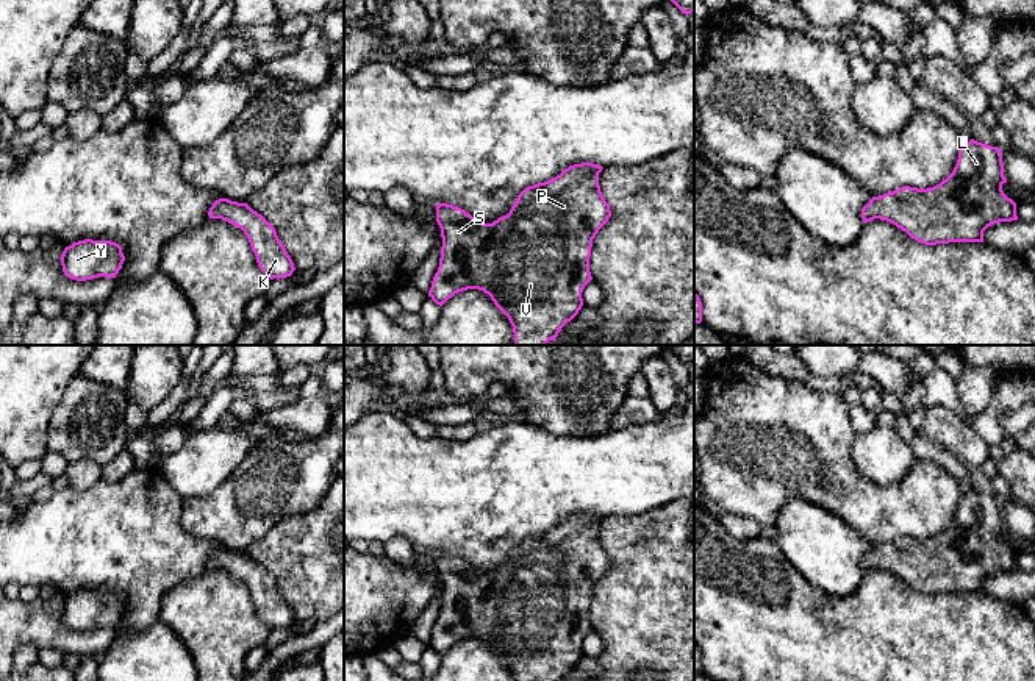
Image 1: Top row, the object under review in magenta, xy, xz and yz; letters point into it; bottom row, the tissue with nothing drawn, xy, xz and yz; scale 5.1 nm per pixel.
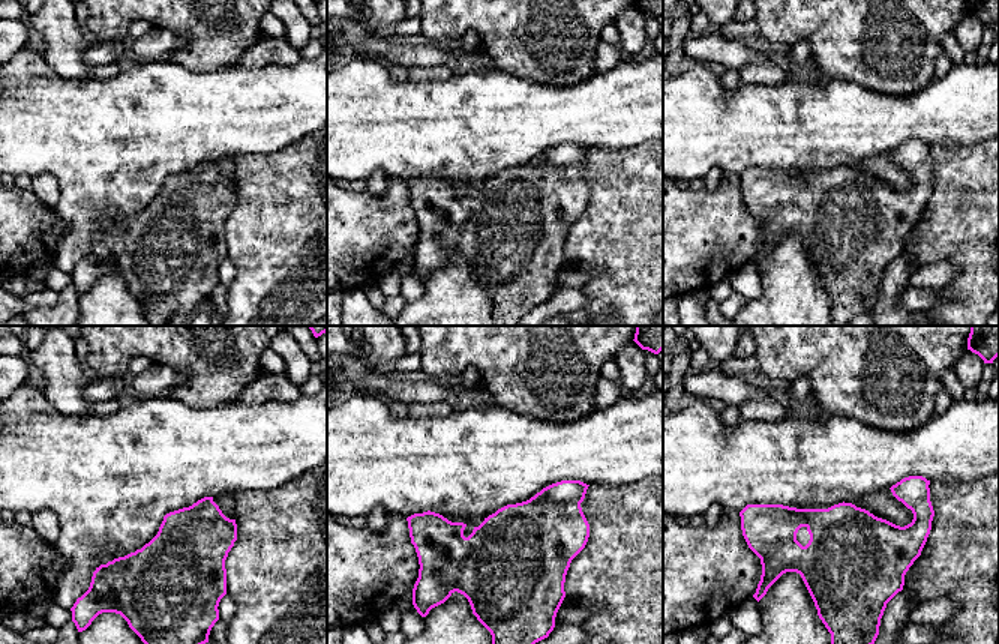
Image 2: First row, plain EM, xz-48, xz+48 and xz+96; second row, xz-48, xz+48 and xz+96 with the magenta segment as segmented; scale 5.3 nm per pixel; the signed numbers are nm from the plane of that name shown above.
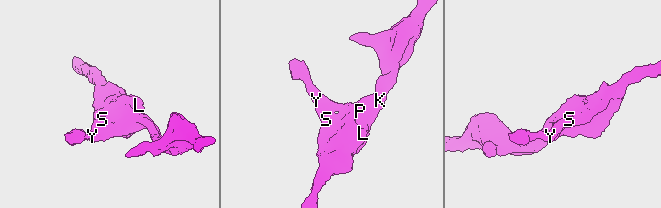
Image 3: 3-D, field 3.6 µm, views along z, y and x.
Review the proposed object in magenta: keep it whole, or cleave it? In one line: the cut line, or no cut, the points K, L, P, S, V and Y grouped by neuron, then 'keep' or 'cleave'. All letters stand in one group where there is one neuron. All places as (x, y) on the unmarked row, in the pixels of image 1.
no cut; K L P S V Y; keep

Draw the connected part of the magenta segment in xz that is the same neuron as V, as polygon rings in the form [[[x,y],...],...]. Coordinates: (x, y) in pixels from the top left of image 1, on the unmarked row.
[[[593,512],[569,515],[555,528],[525,537],[510,562],[492,573],[478,572],[458,556],[436,554],[442,597],[428,647],[442,656],[458,642],[478,639],[508,667],[513,681],[561,681],[583,656],[582,642],[593,629],[593,589],[611,567],[599,536],[602,519]]]

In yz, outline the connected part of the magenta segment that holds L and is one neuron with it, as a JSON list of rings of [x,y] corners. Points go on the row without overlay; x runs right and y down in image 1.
[[[971,489],[960,494],[958,509],[952,523],[940,534],[927,539],[904,536],[897,540],[872,547],[861,559],[863,572],[886,570],[911,589],[926,594],[983,592],[983,581],[999,572],[1018,570],[1016,553],[1008,548],[1002,534],[1002,501]]]

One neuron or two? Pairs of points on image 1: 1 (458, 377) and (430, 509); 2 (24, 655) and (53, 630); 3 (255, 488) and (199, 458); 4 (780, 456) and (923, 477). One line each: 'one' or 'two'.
1: two
2: two
3: two
4: one

